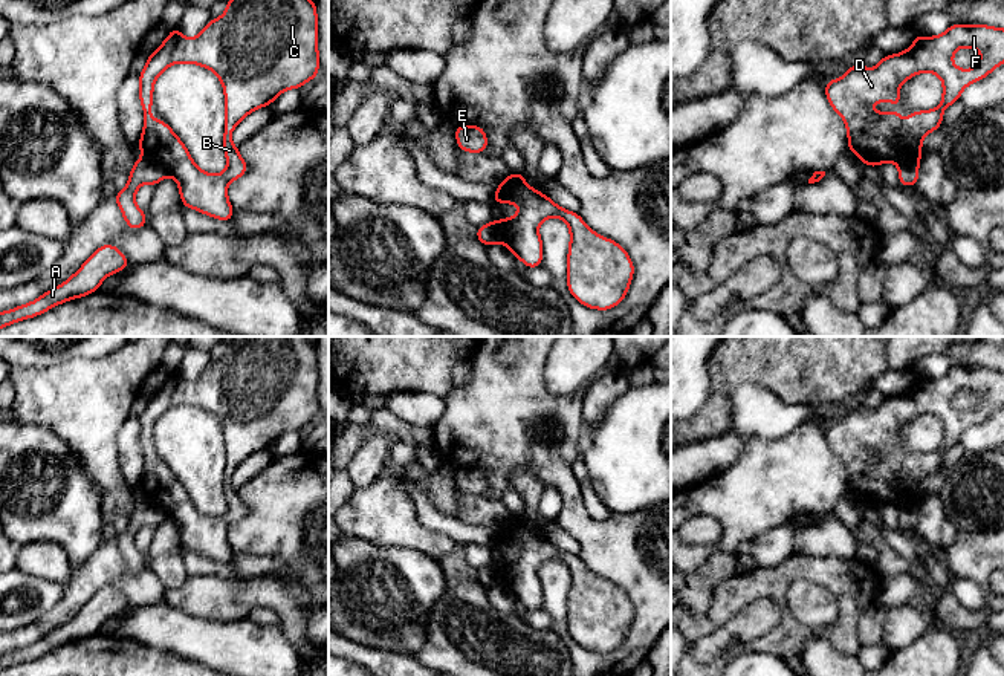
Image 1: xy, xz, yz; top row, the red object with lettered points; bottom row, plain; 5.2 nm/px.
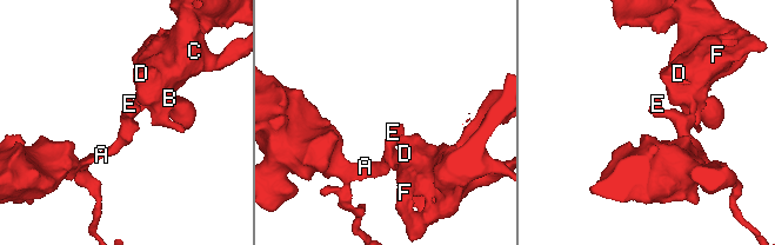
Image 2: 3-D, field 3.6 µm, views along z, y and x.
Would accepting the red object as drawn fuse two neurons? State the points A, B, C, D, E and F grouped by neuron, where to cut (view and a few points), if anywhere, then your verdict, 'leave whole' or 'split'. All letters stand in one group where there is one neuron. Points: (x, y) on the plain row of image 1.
A E / B C D F | xy (142, 499), (167, 517) | split

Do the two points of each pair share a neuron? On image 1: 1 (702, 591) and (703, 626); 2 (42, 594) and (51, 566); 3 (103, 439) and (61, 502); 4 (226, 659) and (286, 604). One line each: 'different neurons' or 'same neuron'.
1: different neurons
2: different neurons
3: different neurons
4: different neurons

